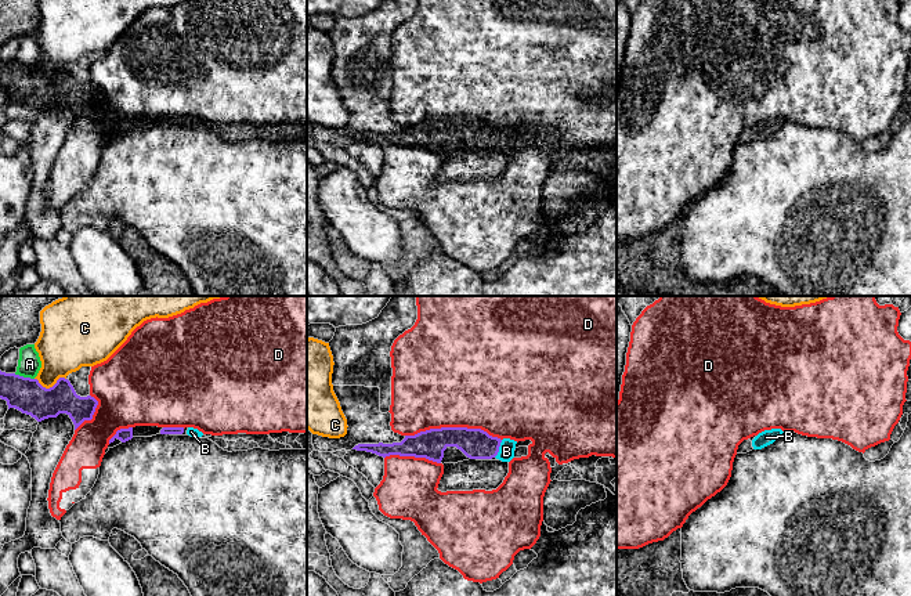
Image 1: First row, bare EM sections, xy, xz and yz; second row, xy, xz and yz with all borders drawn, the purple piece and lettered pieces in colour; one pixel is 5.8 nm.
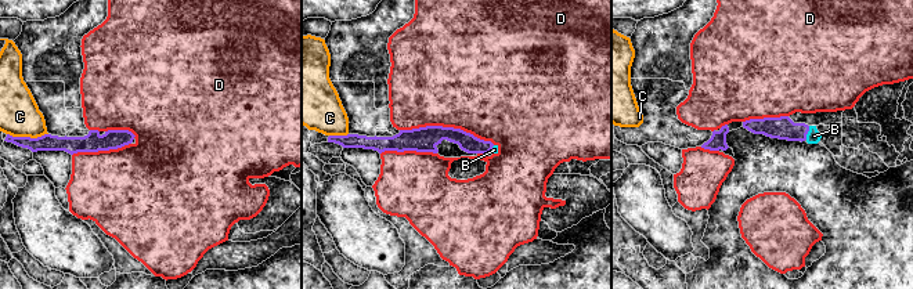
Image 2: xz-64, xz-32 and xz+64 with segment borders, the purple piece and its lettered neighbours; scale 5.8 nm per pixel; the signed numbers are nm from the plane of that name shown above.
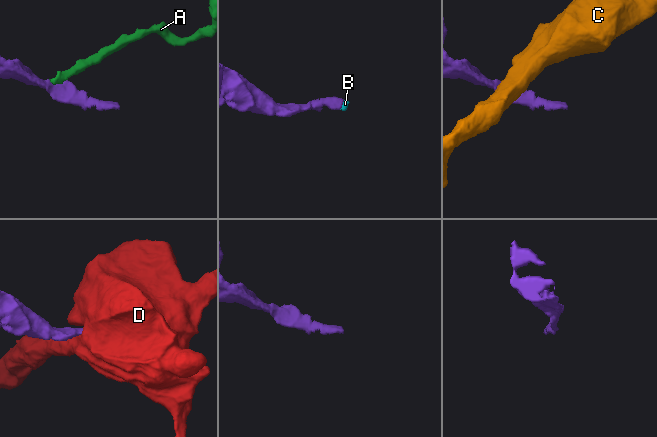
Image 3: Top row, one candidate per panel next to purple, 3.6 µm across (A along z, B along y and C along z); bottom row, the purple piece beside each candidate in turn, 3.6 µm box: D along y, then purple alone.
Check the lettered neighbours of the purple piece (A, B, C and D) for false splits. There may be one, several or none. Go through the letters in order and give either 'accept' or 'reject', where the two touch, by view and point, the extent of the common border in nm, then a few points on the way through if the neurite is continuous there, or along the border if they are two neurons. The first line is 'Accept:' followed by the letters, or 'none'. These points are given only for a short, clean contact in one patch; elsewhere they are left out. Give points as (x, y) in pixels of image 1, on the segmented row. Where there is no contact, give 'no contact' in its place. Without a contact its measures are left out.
Accept: B
A: reject; contact xy (22, 376); length 120 nm; border xy (14, 374), (33, 379)
B: accept; contact xz (498, 448); length 120 nm; way xz (474, 443), (498, 448), (506, 451)
C: reject; contact xy (50, 387); length 180 nm; border xy (65, 378), (60, 378), (49, 387), (44, 387), (35, 379)
D: reject; contact xz (454, 427); length 550 nm

